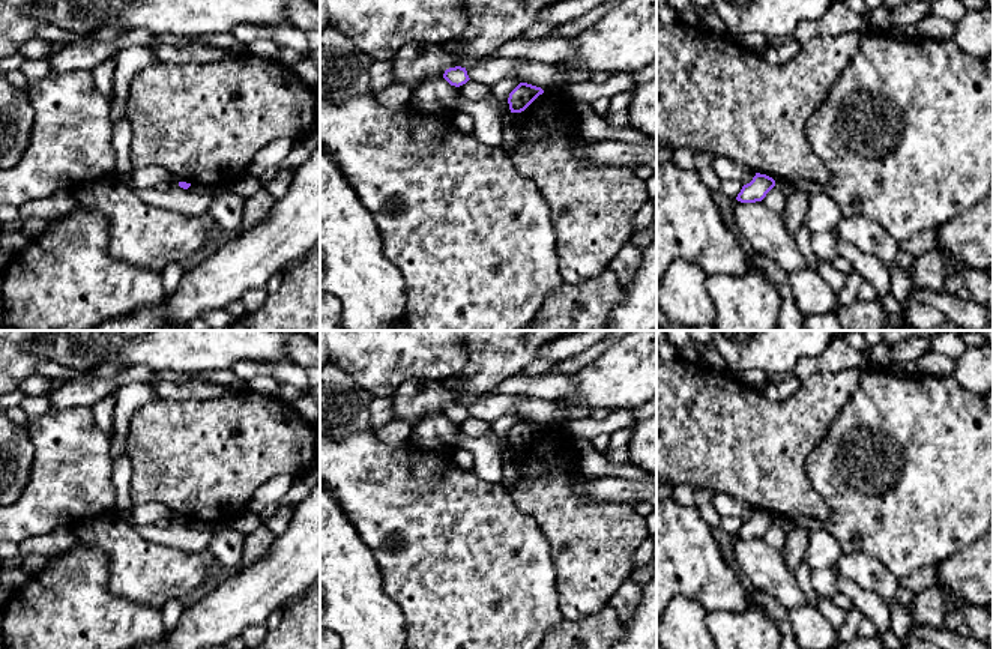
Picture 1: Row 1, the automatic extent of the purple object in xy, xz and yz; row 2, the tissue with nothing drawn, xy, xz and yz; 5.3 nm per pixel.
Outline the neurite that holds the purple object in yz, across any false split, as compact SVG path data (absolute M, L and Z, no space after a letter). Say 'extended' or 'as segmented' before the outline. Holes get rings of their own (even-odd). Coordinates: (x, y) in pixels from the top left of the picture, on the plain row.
as segmented | M756 509L753 517L742 523L736 536L741 539L762 538L774 523L775 523L775 517L772 514Z

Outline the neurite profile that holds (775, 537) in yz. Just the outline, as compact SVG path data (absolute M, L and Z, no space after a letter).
M774 523L766 533L762 536L762 539L778 550L783 550L784 542L786 542L786 532L777 524Z

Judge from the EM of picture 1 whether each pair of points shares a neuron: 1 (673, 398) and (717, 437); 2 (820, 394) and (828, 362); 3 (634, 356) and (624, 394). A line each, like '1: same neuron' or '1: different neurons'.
1: same neuron
2: different neurons
3: same neuron

